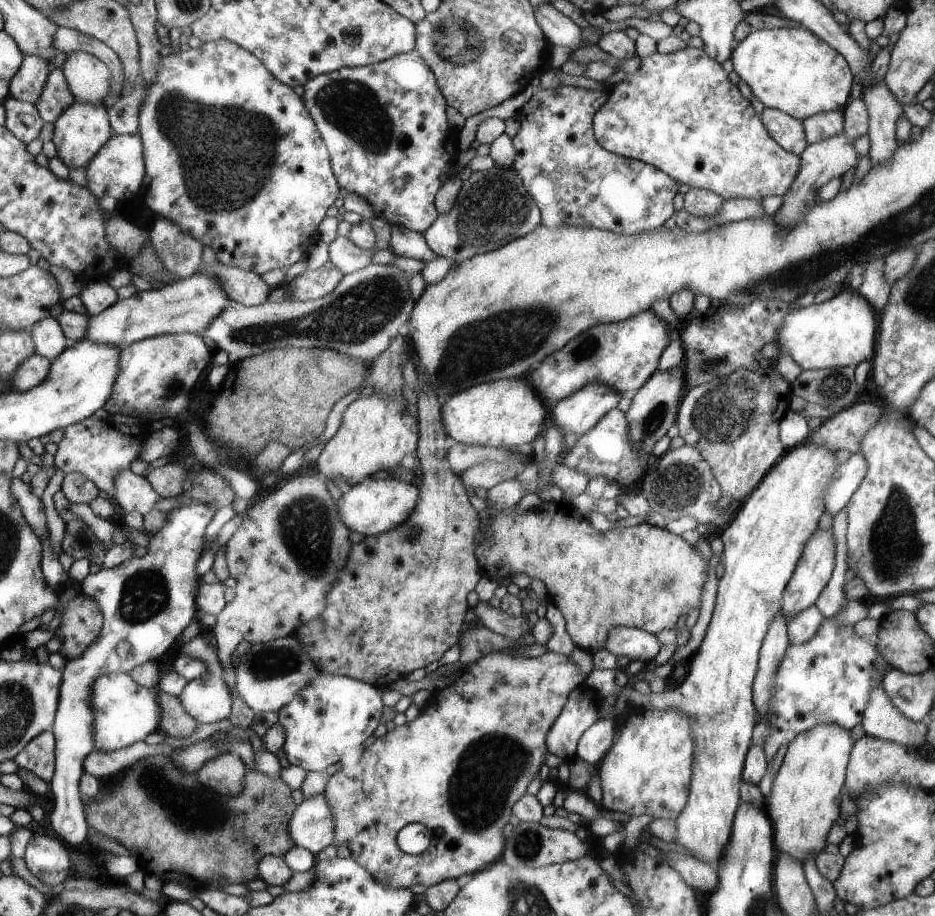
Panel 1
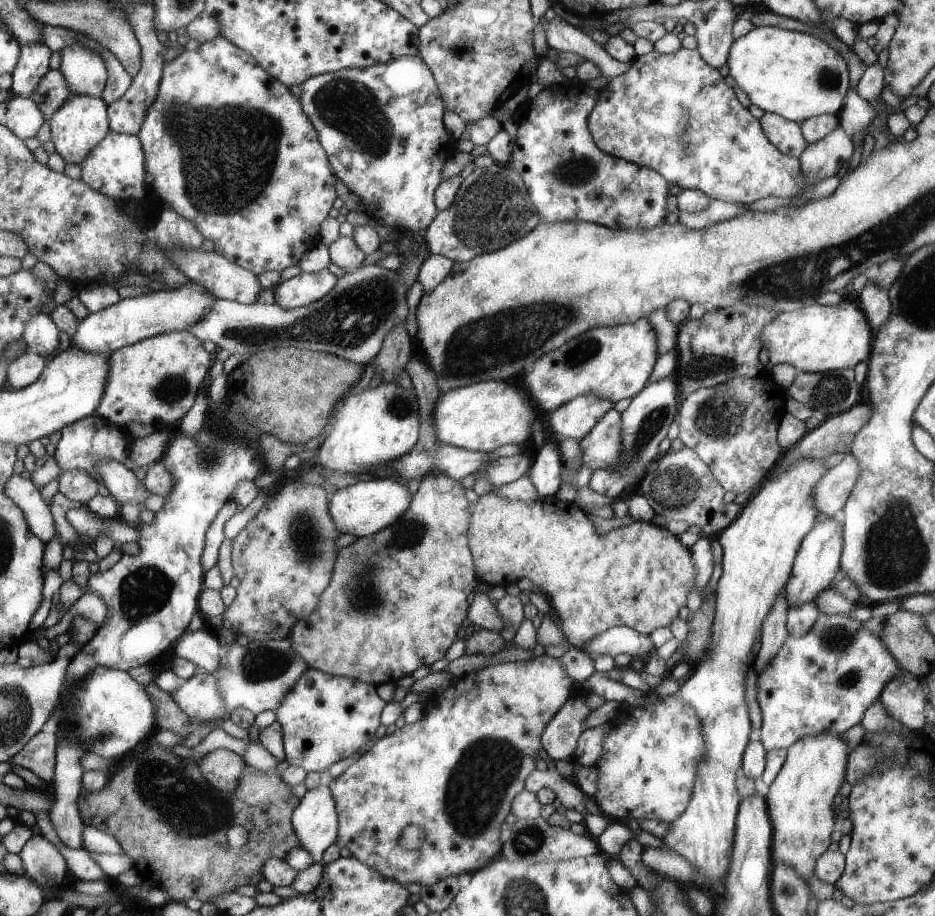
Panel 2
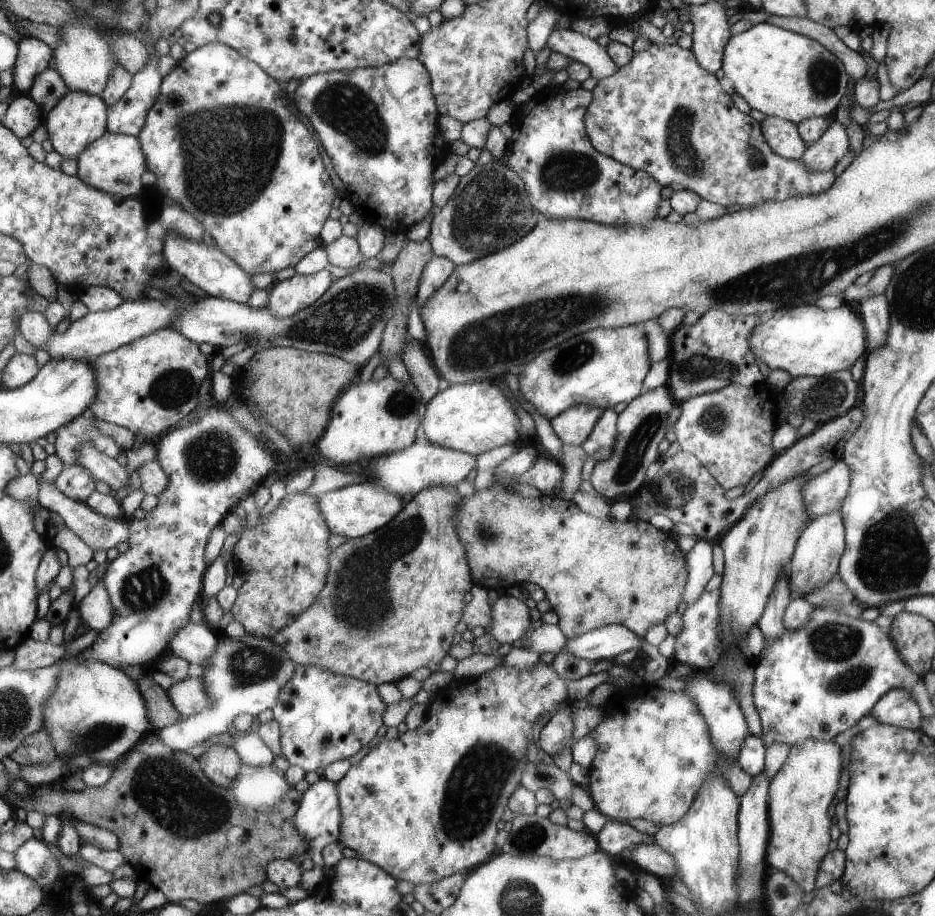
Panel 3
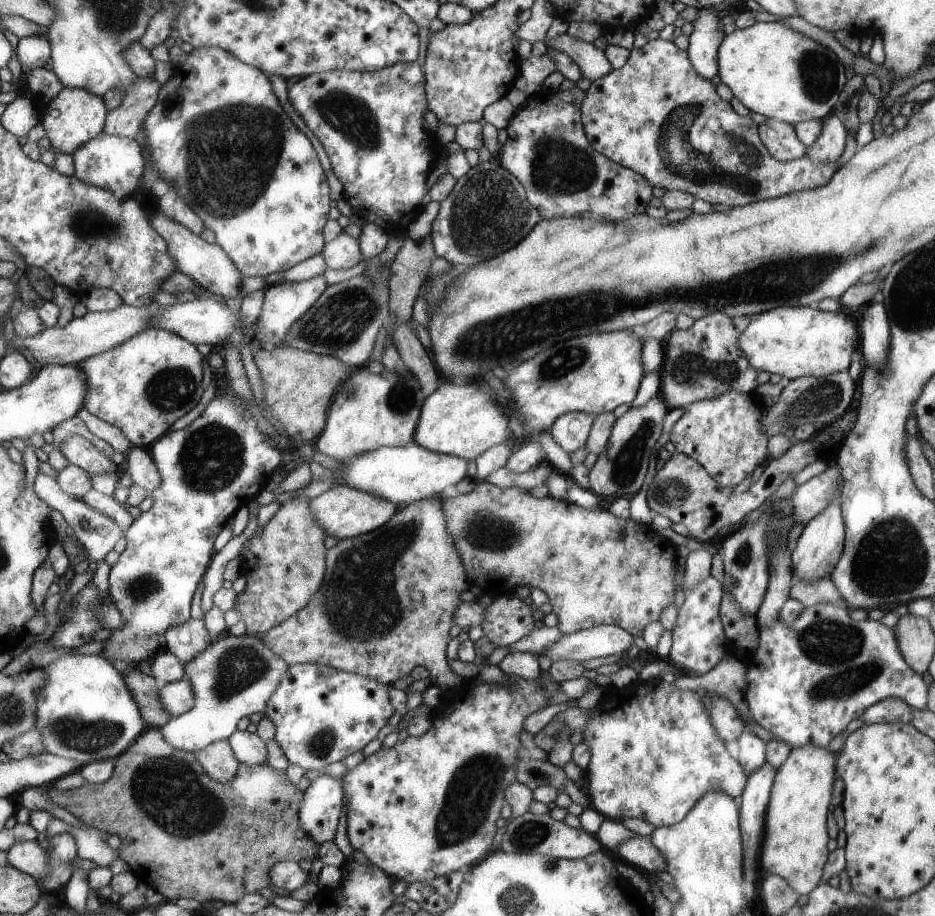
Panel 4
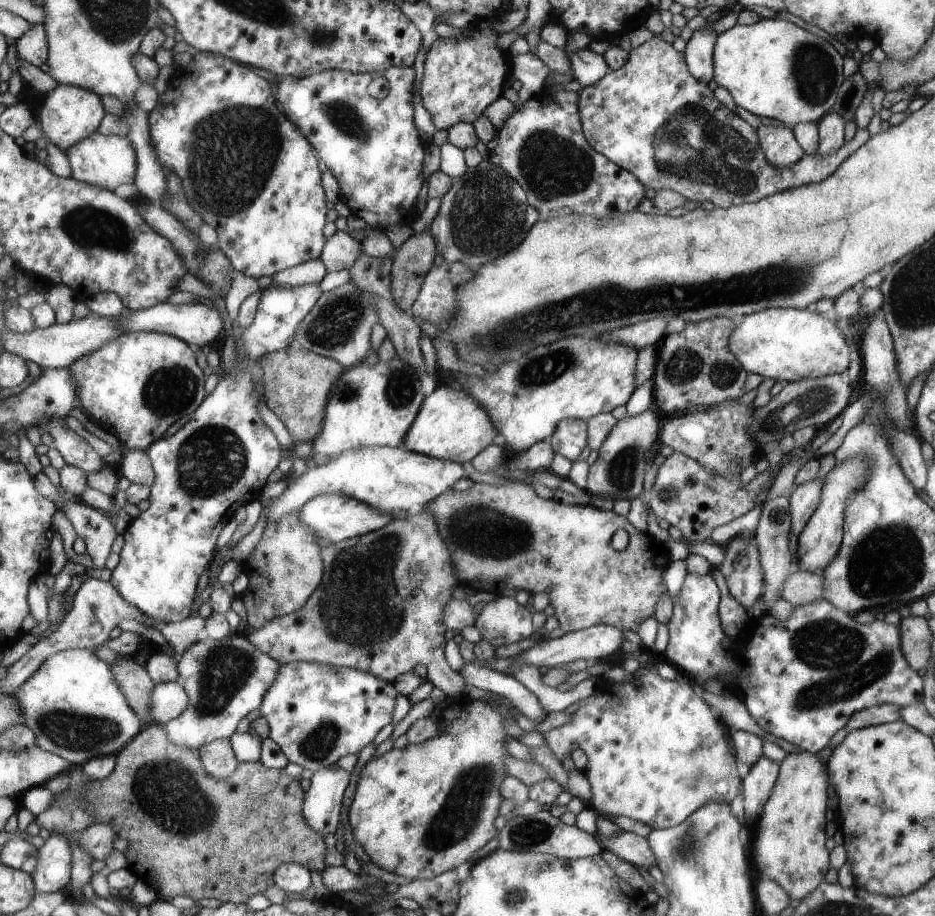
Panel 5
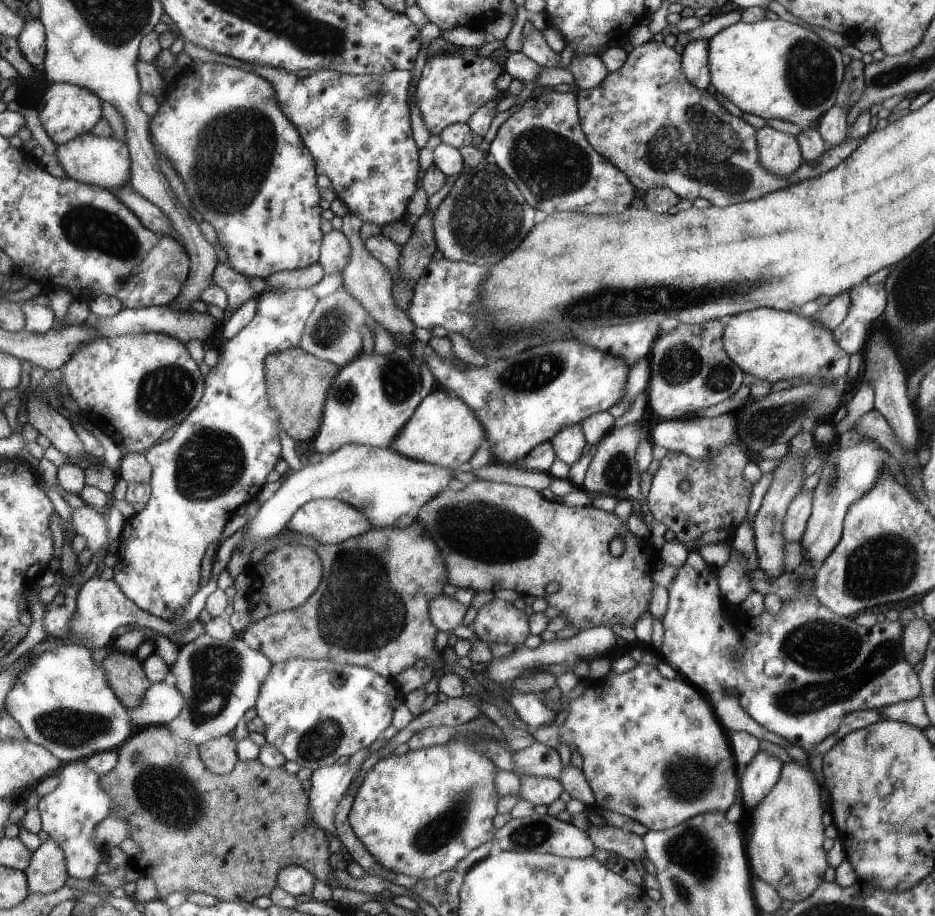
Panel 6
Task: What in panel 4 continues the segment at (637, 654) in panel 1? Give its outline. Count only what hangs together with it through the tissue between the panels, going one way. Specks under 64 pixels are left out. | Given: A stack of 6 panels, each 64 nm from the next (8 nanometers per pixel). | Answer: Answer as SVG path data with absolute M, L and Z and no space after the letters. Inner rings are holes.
M598 625L562 635L559 640L549 644L547 650L537 652L536 660L541 665L553 664L559 660L582 660L625 654L633 651L633 638L619 626ZM541 657L545 657L542 660Z

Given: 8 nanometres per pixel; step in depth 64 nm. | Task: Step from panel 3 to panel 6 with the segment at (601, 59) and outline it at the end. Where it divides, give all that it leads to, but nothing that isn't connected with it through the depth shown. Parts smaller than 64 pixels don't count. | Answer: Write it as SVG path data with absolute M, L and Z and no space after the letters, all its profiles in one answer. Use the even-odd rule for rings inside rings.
M587 55L579 58L573 56L567 69L573 75L575 85L581 90L595 88L597 84L601 84L605 80L605 76L608 74L599 55Z

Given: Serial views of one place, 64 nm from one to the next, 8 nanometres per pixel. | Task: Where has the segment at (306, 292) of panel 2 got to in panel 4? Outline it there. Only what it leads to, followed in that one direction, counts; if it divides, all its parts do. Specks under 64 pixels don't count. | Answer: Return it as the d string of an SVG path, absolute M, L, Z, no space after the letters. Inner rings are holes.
M323 274L301 282L280 281L266 286L263 292L263 304L259 315L255 318L255 330L251 332L251 339L257 340L261 349L279 347L281 340L288 337L289 329L295 324L297 318L301 318L308 312L326 287Z

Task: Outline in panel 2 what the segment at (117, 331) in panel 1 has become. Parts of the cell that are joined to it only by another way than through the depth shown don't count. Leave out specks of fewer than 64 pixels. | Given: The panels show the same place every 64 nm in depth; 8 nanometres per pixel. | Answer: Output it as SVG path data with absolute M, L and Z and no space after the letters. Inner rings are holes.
M188 279L174 289L149 291L135 297L125 297L117 304L90 313L71 337L71 347L79 347L91 352L114 353L125 345L169 331L187 331L218 301L201 283Z

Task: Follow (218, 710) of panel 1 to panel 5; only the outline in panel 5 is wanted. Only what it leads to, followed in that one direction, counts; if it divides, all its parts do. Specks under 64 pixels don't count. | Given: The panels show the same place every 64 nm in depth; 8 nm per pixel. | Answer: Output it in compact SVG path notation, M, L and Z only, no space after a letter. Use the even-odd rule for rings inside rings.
M181 681L155 684L151 695L147 718L149 725L165 725L173 718L180 717L188 707L188 694Z

